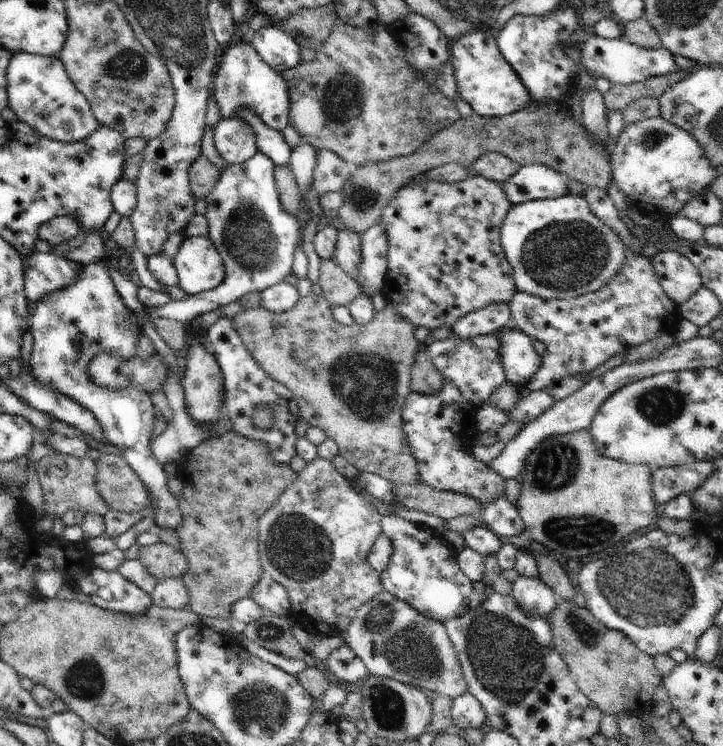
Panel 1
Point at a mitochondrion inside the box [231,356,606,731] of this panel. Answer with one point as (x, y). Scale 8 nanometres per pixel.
(506, 657)

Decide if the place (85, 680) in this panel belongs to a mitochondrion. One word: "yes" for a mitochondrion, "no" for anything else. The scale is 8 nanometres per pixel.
yes

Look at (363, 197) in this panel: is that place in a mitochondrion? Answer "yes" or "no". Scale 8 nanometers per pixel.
yes

